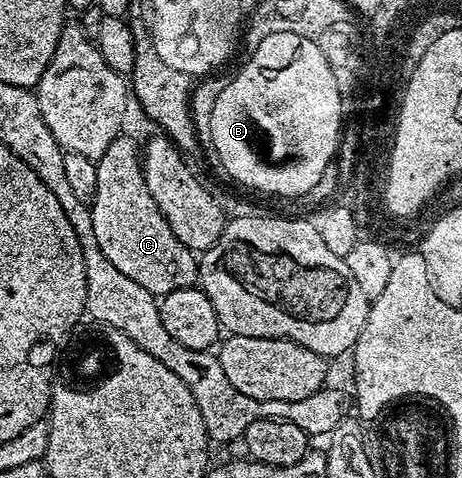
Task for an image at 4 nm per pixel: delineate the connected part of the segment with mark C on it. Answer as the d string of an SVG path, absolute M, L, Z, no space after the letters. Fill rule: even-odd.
M128 135L116 137L103 151L103 155L97 160L98 190L92 201L93 226L95 227L95 239L99 239L99 251L127 275L127 279L135 279L139 287L147 287L147 291L154 295L164 295L180 289L191 289L199 281L199 261L194 250L188 249L171 231L167 219L159 211L155 199L151 199L151 191L147 191L147 179L145 172L141 170L142 150Z

